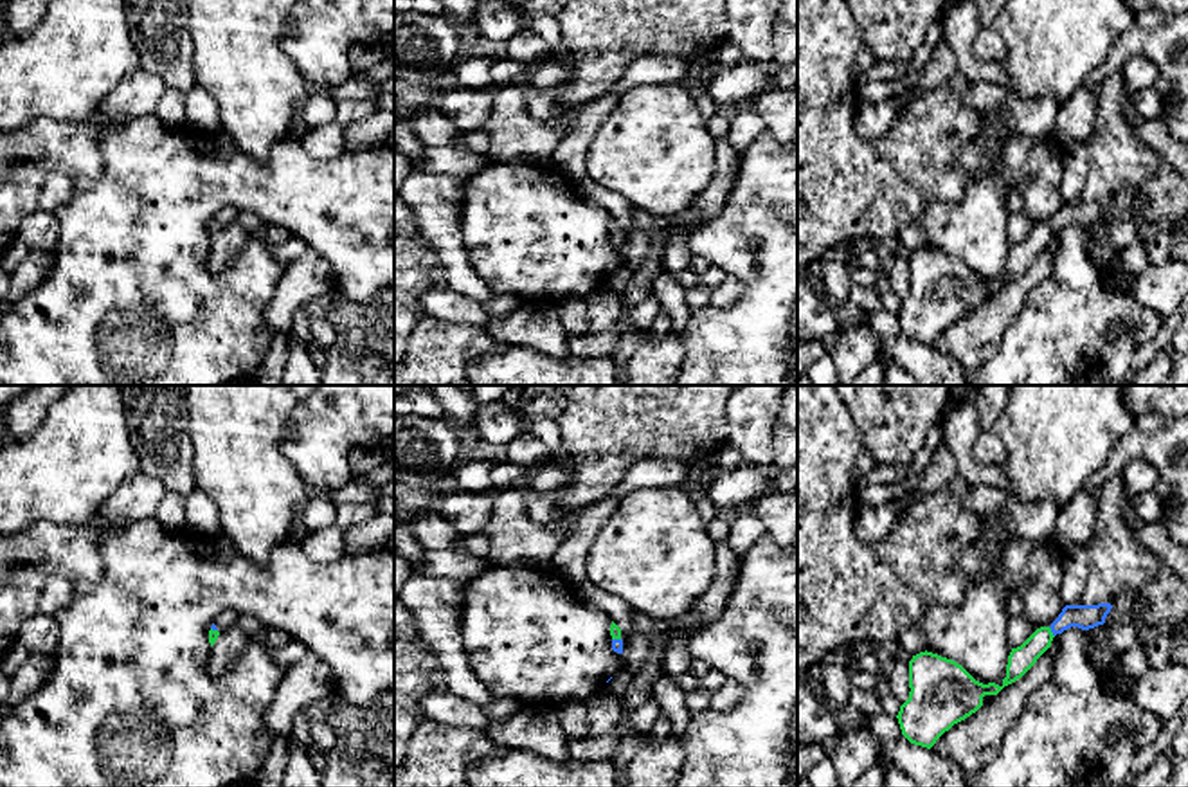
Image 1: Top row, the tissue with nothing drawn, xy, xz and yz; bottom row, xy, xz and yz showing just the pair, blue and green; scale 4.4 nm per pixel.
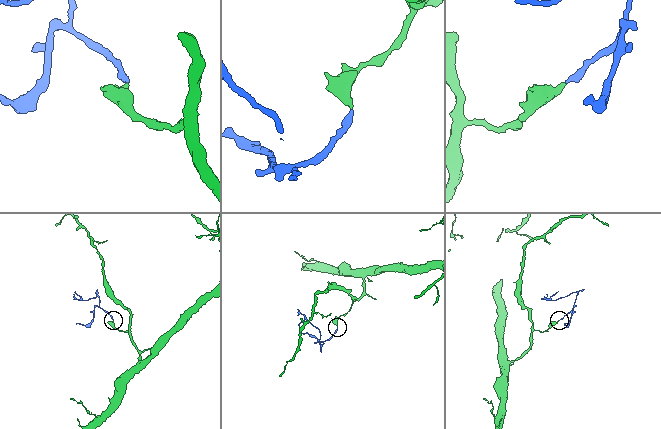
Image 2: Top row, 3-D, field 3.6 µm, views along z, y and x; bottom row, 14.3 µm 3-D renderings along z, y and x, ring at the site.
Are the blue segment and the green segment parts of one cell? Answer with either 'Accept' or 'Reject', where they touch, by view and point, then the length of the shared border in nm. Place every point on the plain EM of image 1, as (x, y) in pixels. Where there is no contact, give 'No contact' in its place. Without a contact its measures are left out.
Accept. Touches blue at yz (1052, 227). Shared border 50 nm

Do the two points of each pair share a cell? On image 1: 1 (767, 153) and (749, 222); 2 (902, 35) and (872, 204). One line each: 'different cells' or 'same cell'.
1: same cell
2: different cells

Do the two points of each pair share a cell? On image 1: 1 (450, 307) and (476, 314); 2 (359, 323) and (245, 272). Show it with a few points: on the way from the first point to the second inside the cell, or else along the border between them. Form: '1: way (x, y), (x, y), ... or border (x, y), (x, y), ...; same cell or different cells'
1: way (456, 308), (470, 312); same cell
2: border (335, 290), (357, 303), (368, 303), (375, 298); different cells

